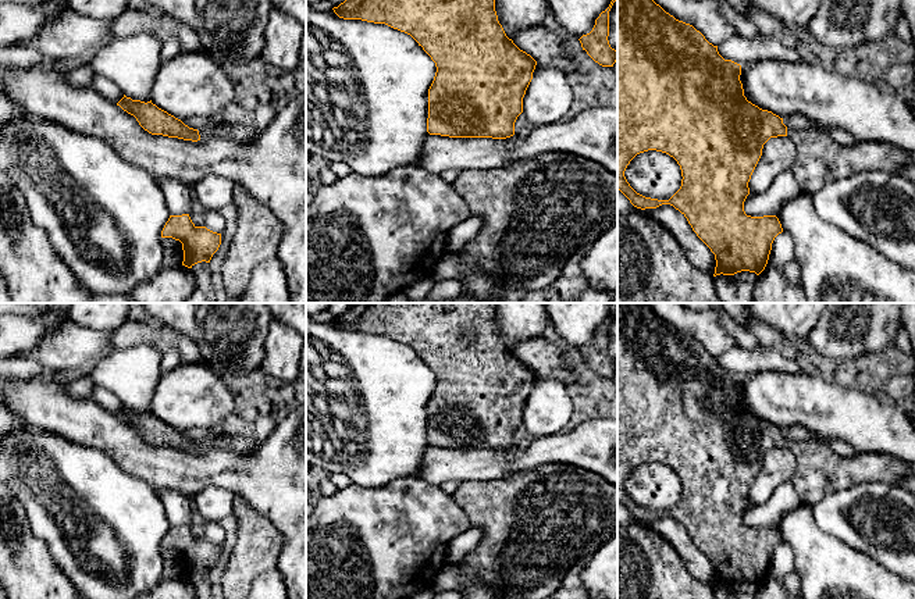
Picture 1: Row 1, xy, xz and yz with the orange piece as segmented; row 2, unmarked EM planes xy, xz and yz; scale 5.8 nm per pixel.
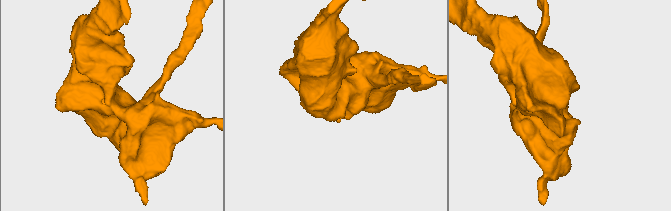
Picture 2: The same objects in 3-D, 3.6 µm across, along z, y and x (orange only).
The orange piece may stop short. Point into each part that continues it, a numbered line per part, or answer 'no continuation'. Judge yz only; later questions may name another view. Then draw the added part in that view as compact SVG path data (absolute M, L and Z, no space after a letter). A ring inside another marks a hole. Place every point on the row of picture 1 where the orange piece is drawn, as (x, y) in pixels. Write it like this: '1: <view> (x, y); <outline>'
1: yz (819, 160); M787 129L787 136L797 147L791 172L801 192L815 192L829 182L844 179L864 171L883 171L915 183L915 151L907 151L886 142L859 140L854 146L841 146L823 129Z

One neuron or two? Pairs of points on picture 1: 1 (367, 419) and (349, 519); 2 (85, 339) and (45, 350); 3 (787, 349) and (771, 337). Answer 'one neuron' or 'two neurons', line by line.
1: two neurons
2: one neuron
3: one neuron

